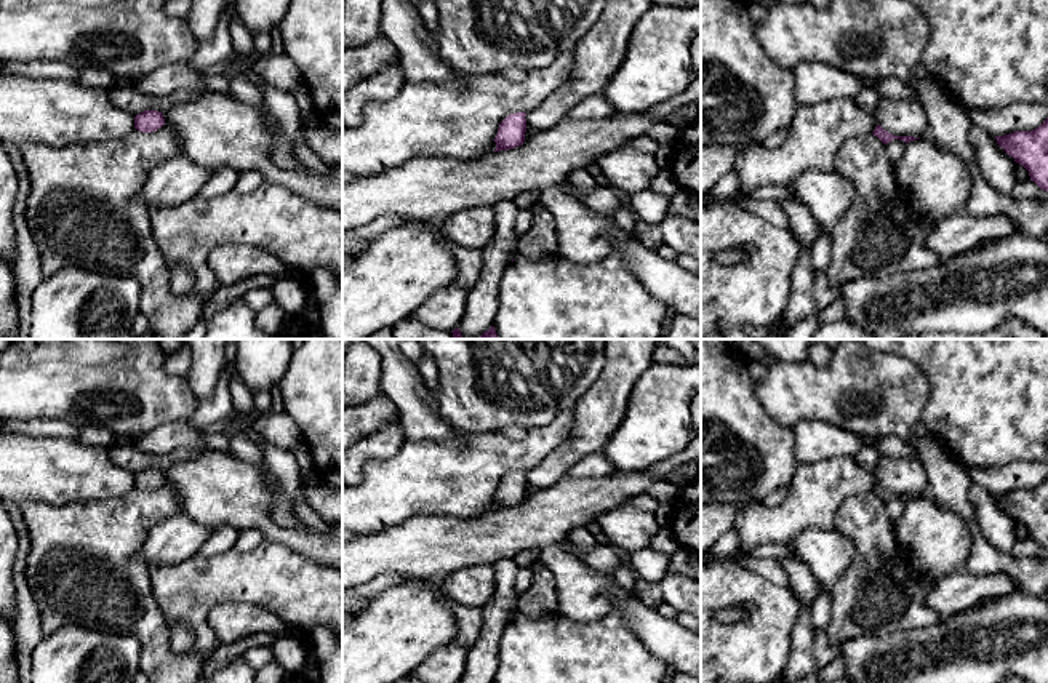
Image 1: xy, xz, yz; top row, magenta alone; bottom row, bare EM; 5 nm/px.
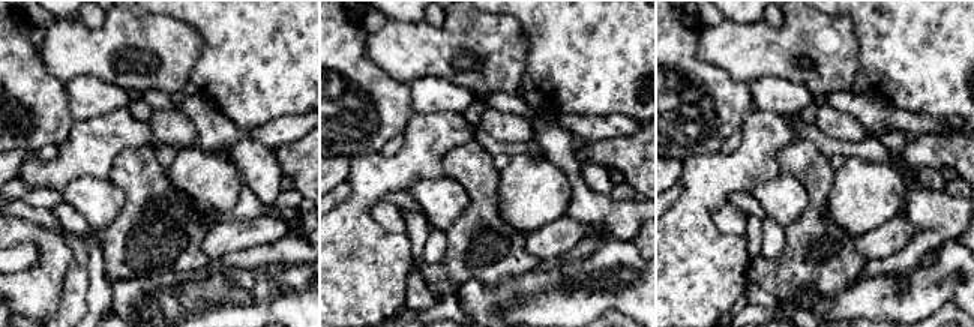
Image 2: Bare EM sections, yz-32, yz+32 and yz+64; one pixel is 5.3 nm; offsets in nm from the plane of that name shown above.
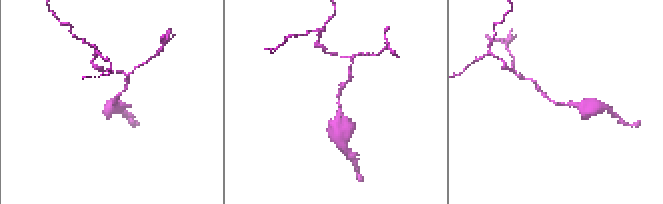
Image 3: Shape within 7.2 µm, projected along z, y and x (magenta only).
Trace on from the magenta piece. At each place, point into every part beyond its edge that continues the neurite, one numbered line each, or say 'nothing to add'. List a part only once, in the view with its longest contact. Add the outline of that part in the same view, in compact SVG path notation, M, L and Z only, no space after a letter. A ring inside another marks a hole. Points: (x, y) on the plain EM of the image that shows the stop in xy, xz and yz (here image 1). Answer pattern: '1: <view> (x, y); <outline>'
nothing to add

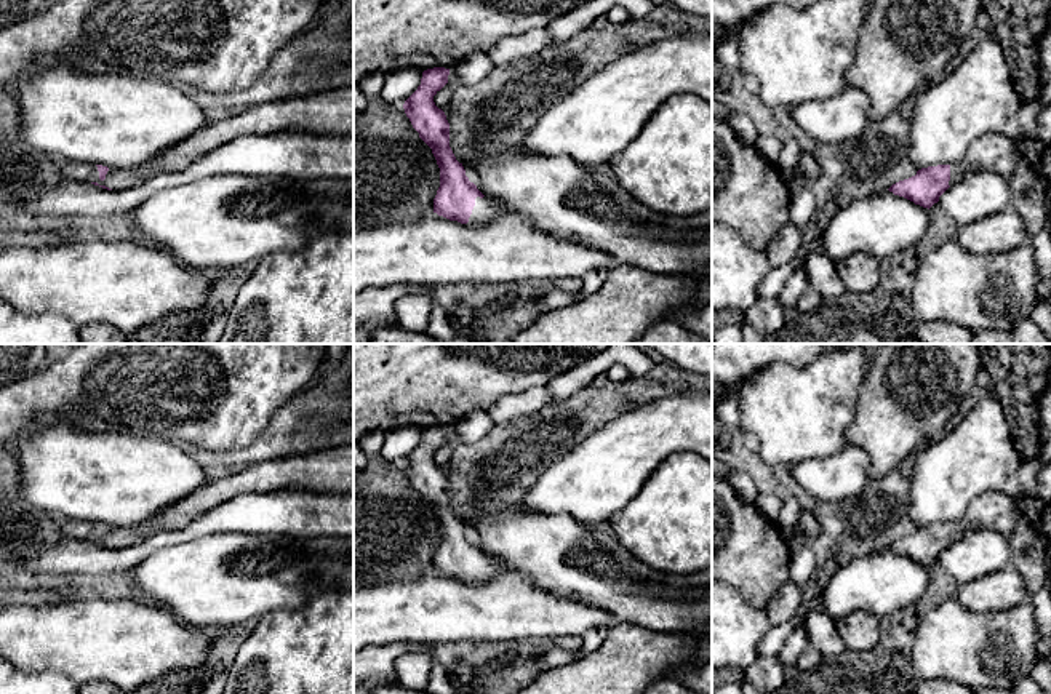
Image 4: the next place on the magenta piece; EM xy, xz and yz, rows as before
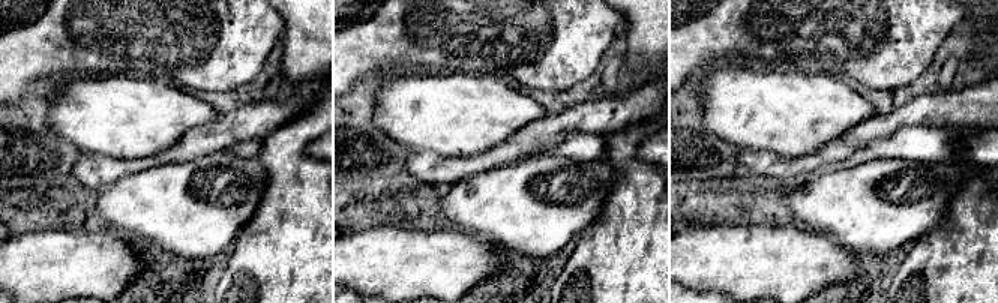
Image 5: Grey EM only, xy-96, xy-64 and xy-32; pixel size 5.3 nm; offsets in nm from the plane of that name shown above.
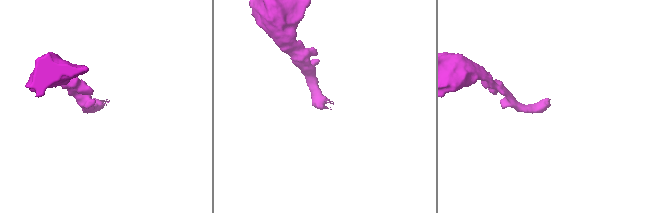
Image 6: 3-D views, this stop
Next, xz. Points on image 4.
1: xz (483, 568); M477 555L475 564L472 568L467 584L480 585L480 584L486 582L490 577L504 574L504 572L507 572L507 568L502 563L494 561L486 555L483 555L483 556Z

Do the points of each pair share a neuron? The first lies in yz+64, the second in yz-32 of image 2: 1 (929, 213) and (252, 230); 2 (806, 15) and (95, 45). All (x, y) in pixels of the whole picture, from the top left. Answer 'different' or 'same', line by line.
1: different
2: same

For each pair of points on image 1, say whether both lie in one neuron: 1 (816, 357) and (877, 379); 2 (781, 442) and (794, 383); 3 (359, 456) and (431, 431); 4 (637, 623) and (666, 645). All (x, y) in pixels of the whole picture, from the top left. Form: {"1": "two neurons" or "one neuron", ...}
{"1": "two neurons", "2": "two neurons", "3": "two neurons", "4": "one neuron"}

